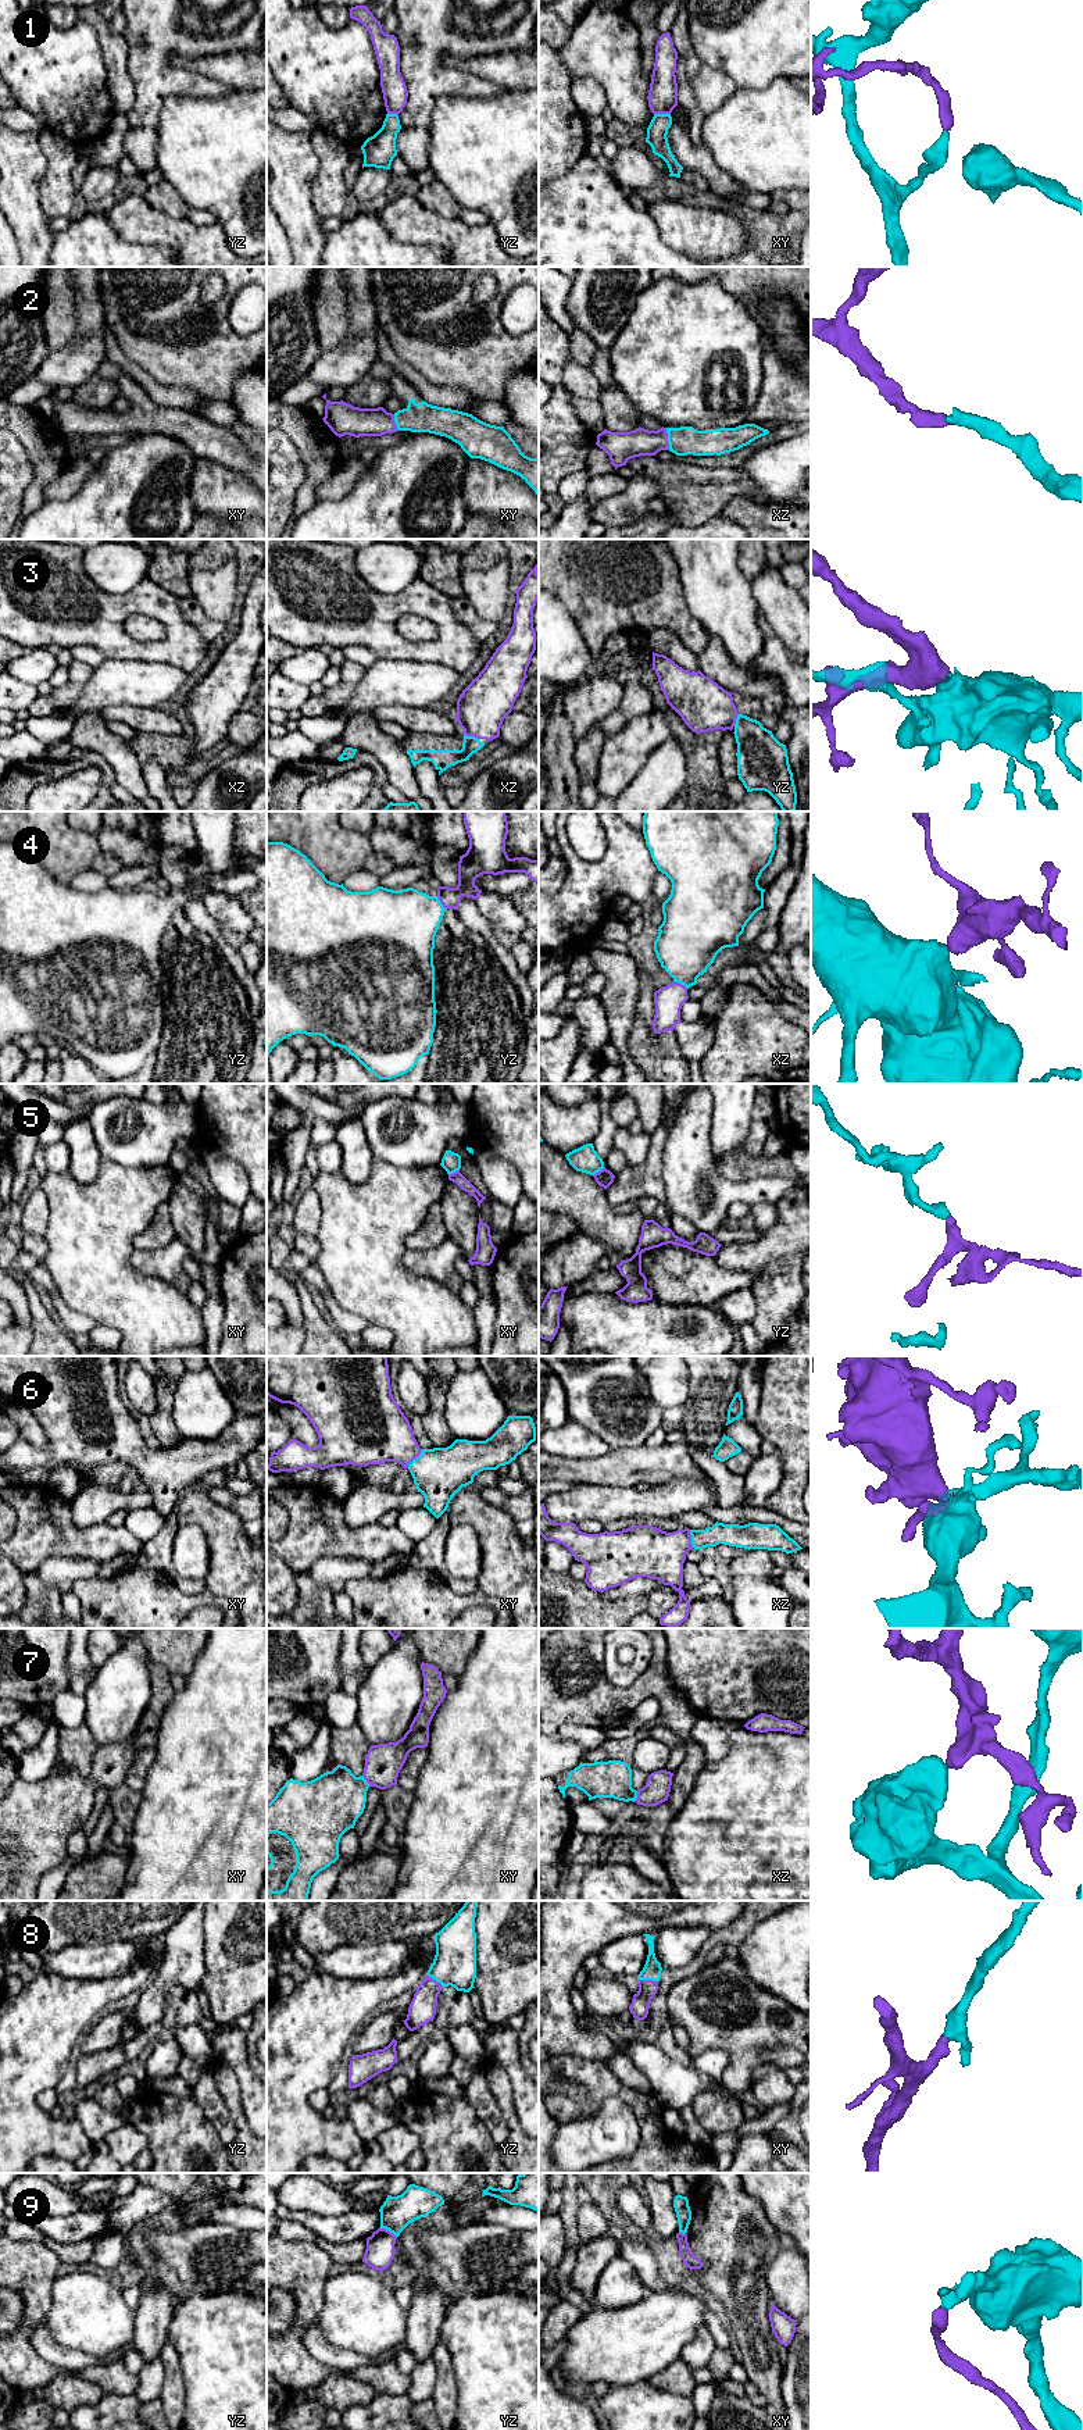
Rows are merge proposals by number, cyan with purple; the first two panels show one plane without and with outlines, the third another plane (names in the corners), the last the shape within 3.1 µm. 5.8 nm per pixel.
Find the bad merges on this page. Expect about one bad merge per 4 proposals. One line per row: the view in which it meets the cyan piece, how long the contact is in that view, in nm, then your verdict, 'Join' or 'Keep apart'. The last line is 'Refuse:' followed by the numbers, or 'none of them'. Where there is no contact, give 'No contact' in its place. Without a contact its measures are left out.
1: Touches cyan in xy. Shared border 100 nm. Keep apart
2: Touches cyan in xz. Shared border 130 nm. Join
3: Touches cyan in xz. Shared border 90 nm. Join
4: Touches cyan in yz. Shared border 90 nm. Join
5: Touches cyan in yz. Shared border 90 nm. Keep apart
6: Touches cyan in xy. Shared border 140 nm. Join
7: Touches cyan in xy. Shared border 80 nm. Join
8: Touches cyan in xy. Shared border 120 nm. Join
9: Touches cyan in yz. Shared border 120 nm. Keep apart
Refuse: 1, 5, 9

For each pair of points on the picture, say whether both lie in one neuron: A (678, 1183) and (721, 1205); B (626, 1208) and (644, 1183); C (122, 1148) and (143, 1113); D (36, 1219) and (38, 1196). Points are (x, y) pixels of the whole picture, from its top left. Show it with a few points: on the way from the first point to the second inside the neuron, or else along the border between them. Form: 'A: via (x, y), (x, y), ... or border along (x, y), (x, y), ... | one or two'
A: via (682, 1196), (701, 1217), (707, 1217) | one
B: border along (636, 1201), (625, 1201), (613, 1206) | two
C: via (129, 1139), (146, 1124), (143, 1121) | one
D: via (36, 1213), (38, 1202) | one

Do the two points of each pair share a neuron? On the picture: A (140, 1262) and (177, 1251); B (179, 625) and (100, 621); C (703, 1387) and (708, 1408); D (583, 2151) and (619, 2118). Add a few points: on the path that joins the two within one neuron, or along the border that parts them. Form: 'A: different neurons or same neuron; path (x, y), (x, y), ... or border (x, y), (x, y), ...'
A: same neuron; path (149, 1262), (165, 1262), (168, 1259)
B: same neuron; path (160, 606), (120, 607)
C: same neuron; path (708, 1392), (708, 1402)
D: same neuron; path (592, 2143), (611, 2126)

